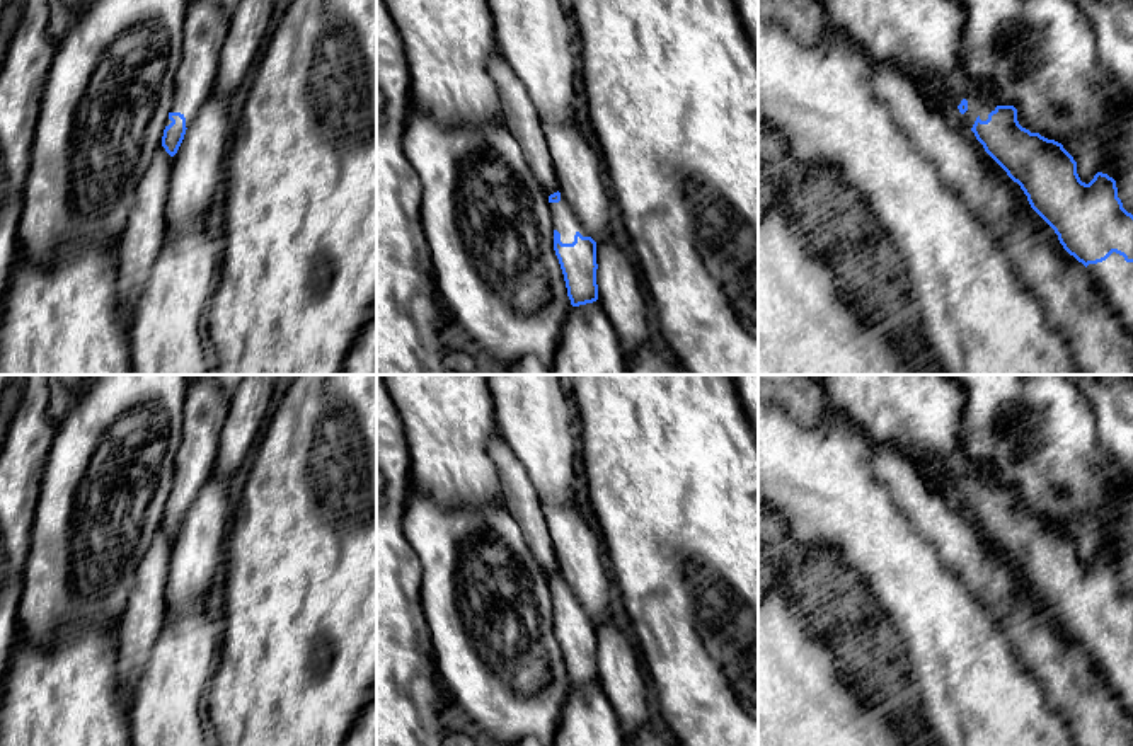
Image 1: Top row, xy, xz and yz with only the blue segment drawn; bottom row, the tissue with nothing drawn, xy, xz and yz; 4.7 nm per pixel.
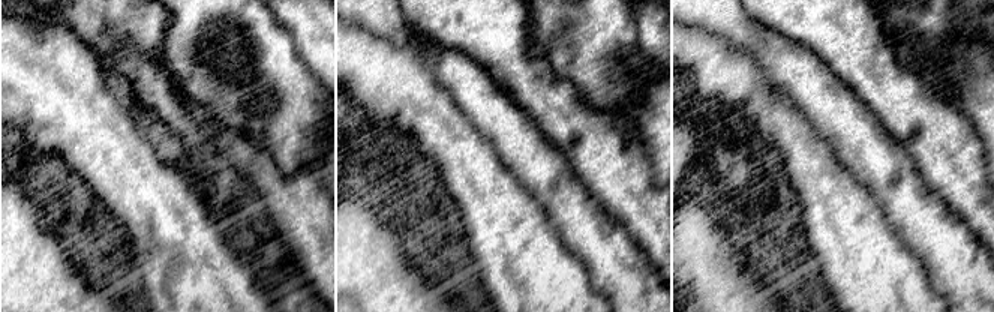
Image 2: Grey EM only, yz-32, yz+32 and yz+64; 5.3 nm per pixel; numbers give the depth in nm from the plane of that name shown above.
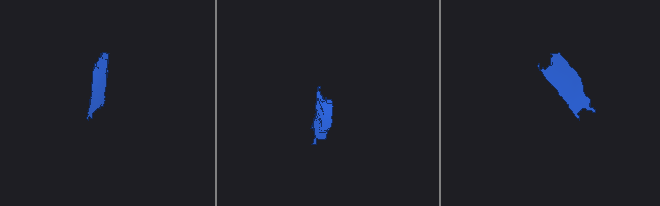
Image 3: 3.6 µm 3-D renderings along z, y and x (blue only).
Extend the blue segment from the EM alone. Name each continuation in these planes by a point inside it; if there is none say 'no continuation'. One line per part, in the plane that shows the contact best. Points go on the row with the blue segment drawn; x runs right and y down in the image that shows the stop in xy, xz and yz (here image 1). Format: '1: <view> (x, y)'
1: xz (564, 220)
2: yz (1113, 276)

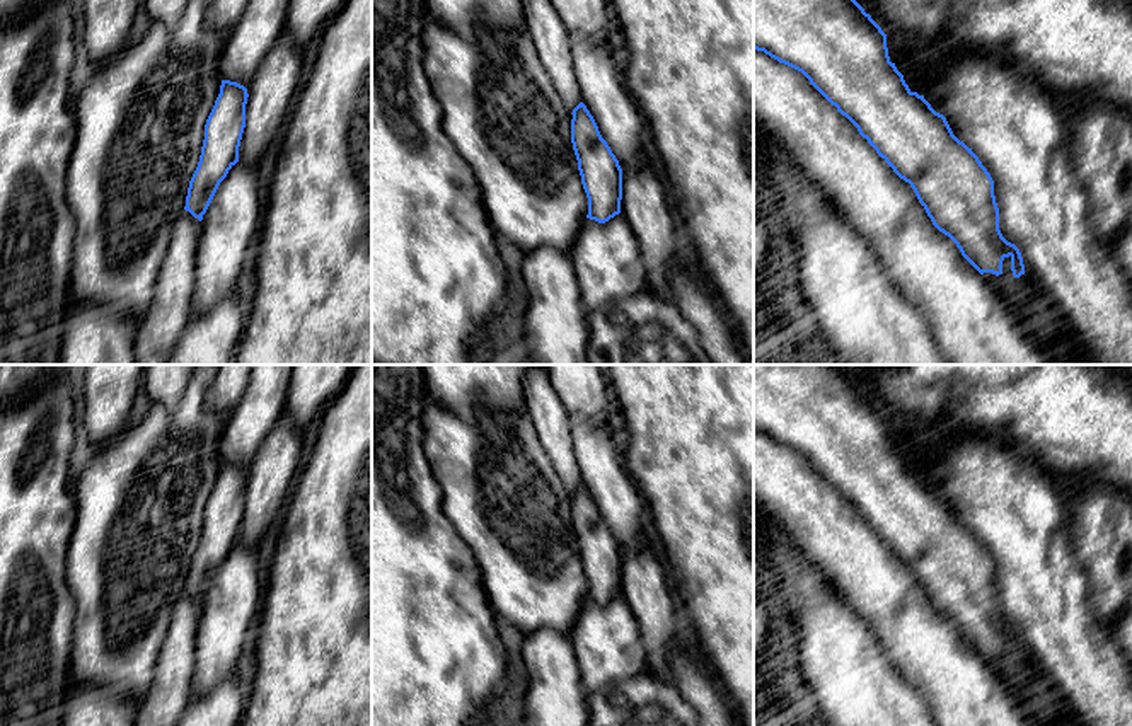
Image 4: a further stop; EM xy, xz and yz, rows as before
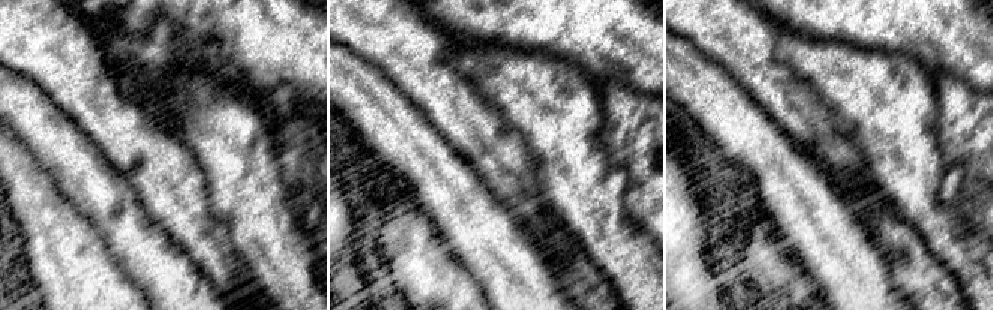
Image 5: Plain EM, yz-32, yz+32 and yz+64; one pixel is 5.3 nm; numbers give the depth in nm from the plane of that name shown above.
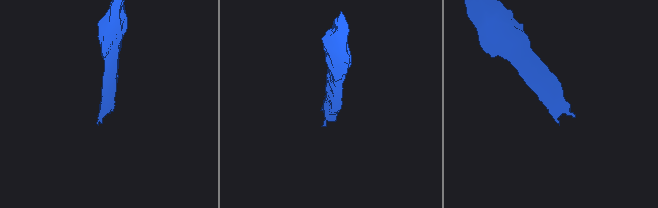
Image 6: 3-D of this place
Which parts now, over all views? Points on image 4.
1: yz (1015, 292)

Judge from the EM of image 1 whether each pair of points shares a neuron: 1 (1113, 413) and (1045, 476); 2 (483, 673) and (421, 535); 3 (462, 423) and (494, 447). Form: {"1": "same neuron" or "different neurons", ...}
{"1": "different neurons", "2": "same neuron", "3": "different neurons"}

